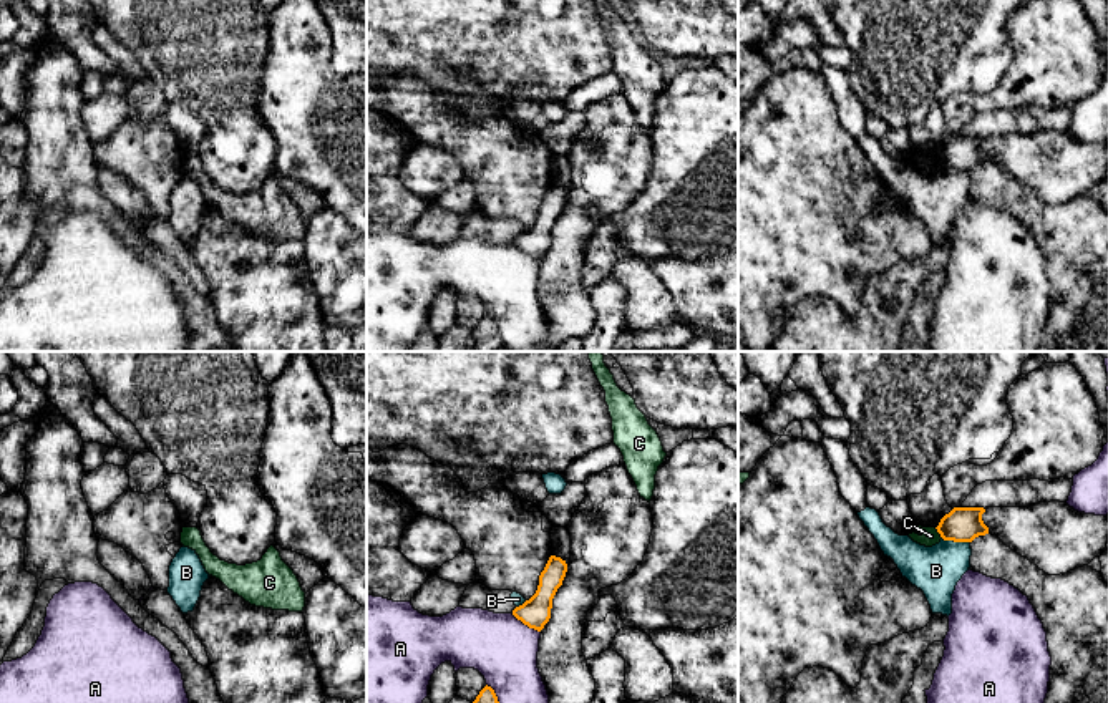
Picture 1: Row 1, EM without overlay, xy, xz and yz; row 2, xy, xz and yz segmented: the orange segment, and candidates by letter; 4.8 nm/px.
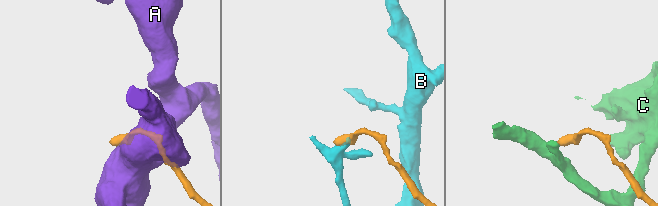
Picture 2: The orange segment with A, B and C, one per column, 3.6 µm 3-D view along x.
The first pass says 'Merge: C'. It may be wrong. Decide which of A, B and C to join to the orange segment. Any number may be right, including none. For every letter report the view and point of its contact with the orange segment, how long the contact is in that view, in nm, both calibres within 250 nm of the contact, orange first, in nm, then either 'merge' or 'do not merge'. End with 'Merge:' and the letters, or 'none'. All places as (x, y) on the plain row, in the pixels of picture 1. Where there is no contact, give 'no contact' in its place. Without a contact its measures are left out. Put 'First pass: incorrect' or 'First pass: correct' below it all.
A: xz (526, 252) | 170 nm | 140/320 nm | do not merge
B: yz (956, 169) | 140 nm | 180/240 nm | do not merge
C: yz (937, 159) | 70 nm | 180/80 nm | do not merge
Merge: none
First pass: incorrect

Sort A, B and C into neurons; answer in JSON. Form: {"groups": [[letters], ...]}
{"groups": [["A"], ["B"], ["C"]]}

